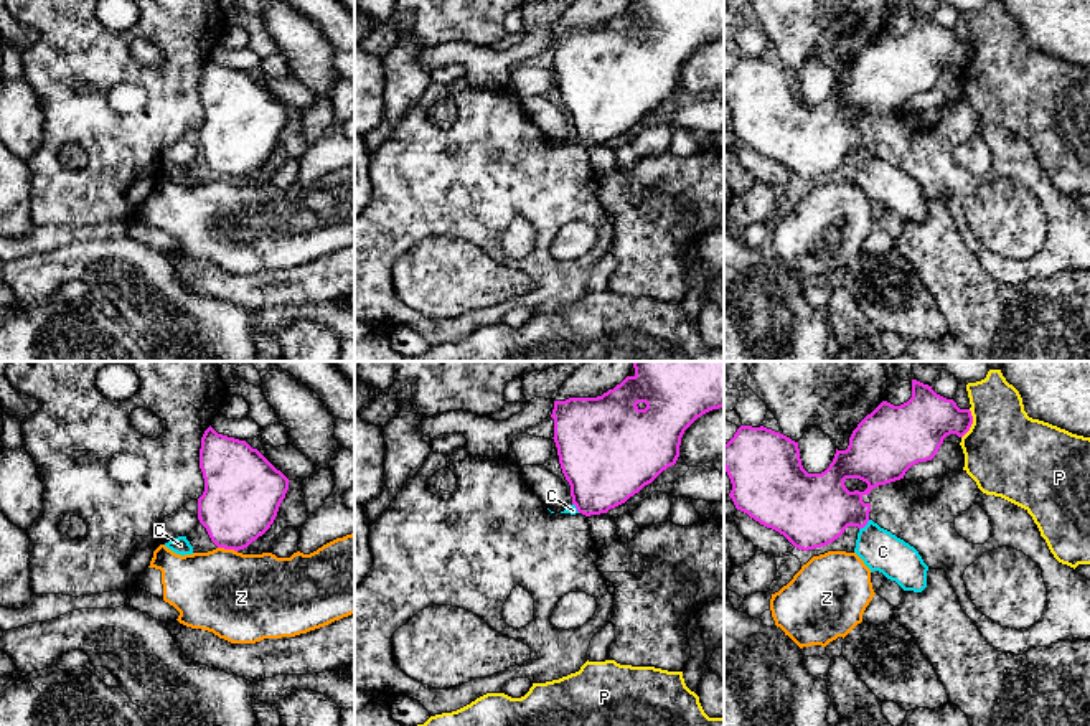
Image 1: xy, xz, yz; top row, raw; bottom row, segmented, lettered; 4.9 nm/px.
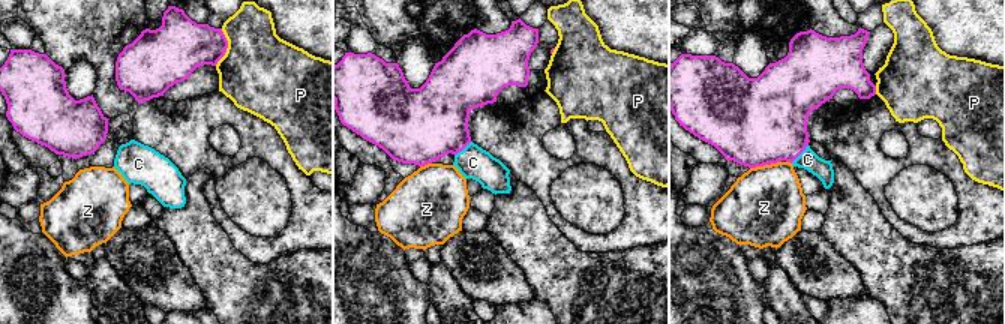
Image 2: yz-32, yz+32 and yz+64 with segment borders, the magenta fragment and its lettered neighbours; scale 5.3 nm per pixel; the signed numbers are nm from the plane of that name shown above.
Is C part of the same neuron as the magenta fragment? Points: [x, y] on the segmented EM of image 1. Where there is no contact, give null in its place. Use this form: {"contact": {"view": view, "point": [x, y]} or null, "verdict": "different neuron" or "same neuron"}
{"contact": {"view": "yz", "point": [864, 525]}, "verdict": "same neuron"}

